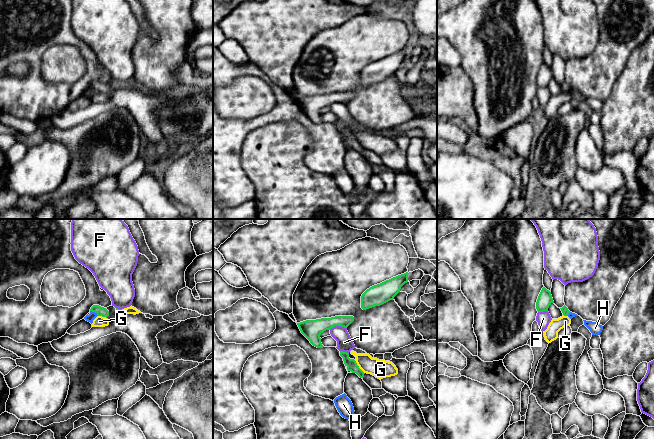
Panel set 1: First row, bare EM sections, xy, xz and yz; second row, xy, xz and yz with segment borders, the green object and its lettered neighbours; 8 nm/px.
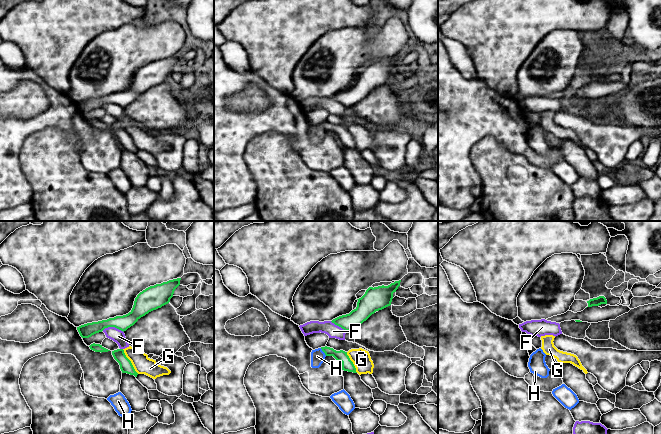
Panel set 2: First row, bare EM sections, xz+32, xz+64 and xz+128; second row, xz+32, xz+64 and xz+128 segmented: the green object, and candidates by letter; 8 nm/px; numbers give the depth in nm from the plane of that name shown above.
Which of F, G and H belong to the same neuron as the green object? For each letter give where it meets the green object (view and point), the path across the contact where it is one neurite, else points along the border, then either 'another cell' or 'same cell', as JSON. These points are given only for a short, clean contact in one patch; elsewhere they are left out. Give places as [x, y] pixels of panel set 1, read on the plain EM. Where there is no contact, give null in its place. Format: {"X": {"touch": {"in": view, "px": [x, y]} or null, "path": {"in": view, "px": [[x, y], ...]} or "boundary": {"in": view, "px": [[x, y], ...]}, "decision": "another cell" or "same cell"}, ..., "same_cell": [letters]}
{"F": {"touch": {"in": "xz", "px": [337, 101]}, "decision": "another cell"}, "G": {"touch": {"in": "xz", "px": [358, 143]}, "boundary": {"in": "xz", "px": [[355, 137], [364, 149]]}, "decision": "another cell"}, "H": {"touch": {"in": "xy", "px": [94, 87]}, "boundary": {"in": "xy", "px": [[90, 86], [98, 91]]}, "decision": "another cell"}, "same_cell": []}

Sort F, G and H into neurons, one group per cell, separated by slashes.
F / G / H

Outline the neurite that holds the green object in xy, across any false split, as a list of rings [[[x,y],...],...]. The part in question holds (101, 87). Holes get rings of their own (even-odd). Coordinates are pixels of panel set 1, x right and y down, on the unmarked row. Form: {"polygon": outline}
{"polygon": [[[93,81],[90,87],[95,88],[98,92],[102,92],[106,94],[109,92],[109,87],[106,84],[101,83],[99,81]]]}

